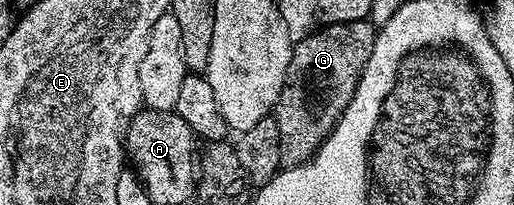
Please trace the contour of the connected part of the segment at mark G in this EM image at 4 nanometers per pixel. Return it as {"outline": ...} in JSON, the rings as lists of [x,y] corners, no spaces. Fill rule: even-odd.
{"outline":[[[369,19],[327,24],[292,47],[286,81],[272,109],[280,126],[282,158],[287,165],[305,164],[332,134],[338,119],[352,102],[358,80],[372,54],[376,28]]]}

